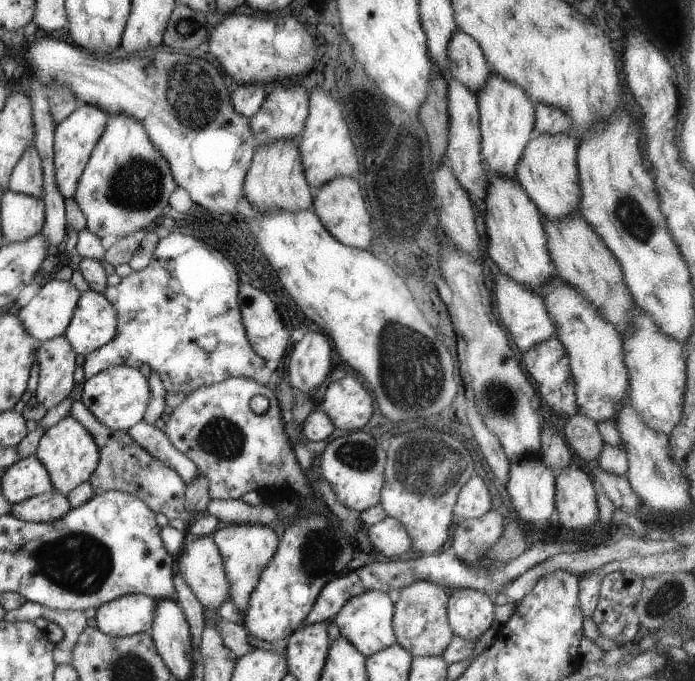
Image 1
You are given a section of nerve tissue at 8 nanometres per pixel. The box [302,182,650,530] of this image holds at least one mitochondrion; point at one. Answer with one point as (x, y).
(410, 371)

